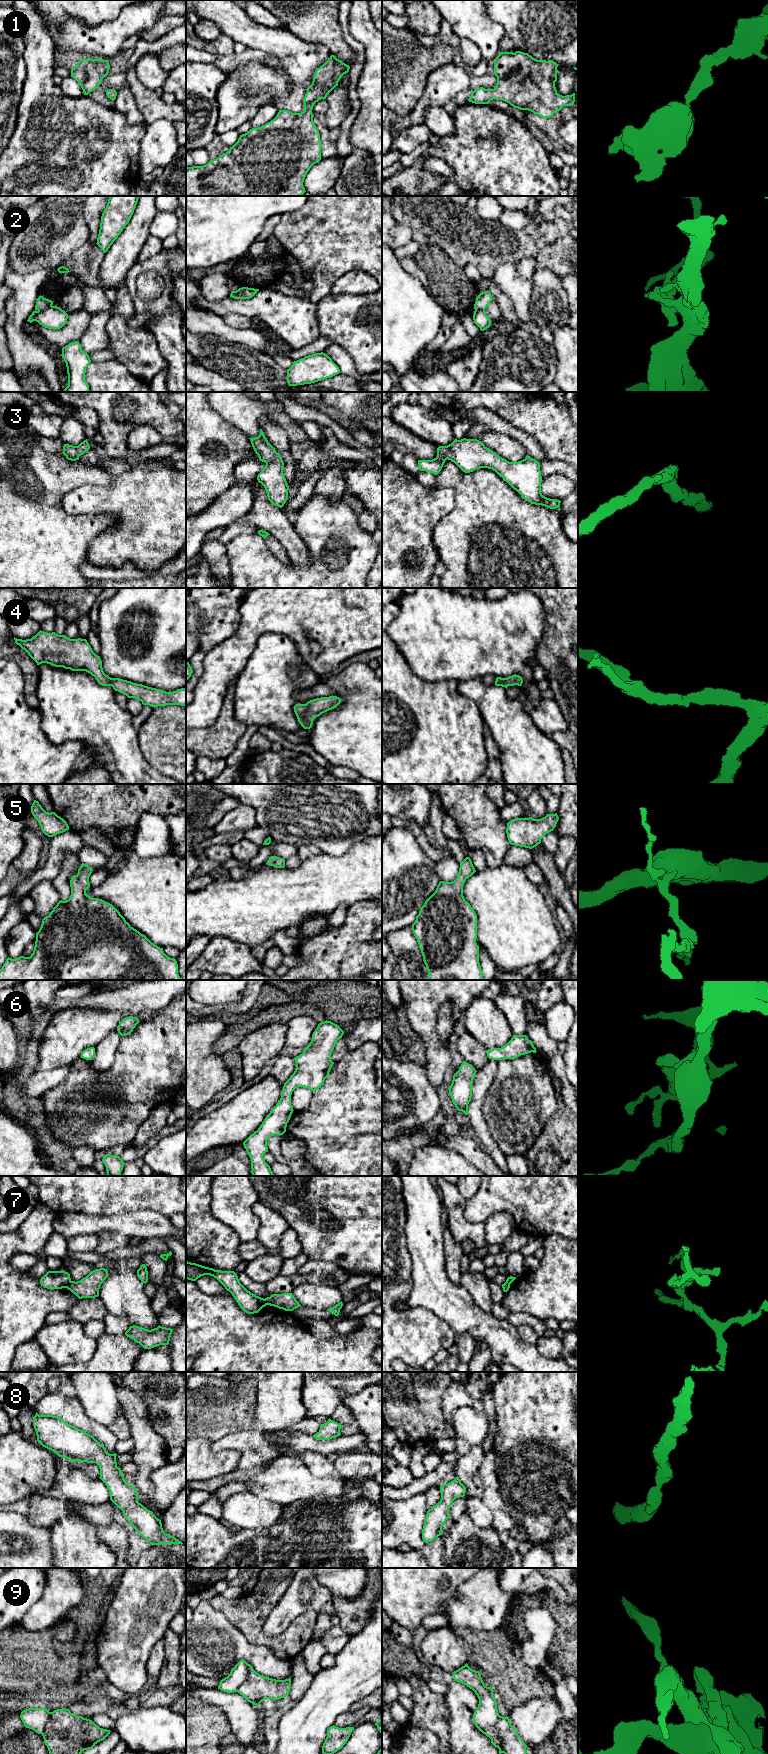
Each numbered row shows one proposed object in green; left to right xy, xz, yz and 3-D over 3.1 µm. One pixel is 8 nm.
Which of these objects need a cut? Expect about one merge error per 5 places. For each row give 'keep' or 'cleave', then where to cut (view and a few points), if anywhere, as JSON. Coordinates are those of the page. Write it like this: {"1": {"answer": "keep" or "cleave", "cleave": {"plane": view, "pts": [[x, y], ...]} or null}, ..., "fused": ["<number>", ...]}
{"1": {"answer": "keep", "cleave": null}, "2": {"answer": "cleave", "cleave": {"plane": "xy", "pts": [[51, 305], [38, 310]]}}, "3": {"answer": "keep", "cleave": null}, "4": {"answer": "keep", "cleave": null}, "5": {"answer": "keep", "cleave": null}, "6": {"answer": "keep", "cleave": null}, "7": {"answer": "cleave", "cleave": {"plane": "xy", "pts": [[71, 1281], [66, 1287]]}}, "8": {"answer": "keep", "cleave": null}, "9": {"answer": "cleave", "cleave": {"plane": "xz", "pts": [[247, 1663], [247, 1677], [236, 1691]]}}, "fused": ["2", "7", "9"]}

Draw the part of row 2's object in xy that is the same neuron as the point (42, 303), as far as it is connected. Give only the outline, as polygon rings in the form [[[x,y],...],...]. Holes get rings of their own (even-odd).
[[[39,296],[35,305],[36,310],[44,310],[53,305],[53,301],[44,298],[43,296]]]

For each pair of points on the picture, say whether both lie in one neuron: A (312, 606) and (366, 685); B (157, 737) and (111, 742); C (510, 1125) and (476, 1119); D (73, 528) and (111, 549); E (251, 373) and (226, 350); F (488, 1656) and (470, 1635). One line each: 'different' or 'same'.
A: different
B: different
C: different
D: different
E: same
F: same

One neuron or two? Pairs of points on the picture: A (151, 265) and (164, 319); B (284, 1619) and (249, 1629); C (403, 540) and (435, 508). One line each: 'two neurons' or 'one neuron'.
A: one neuron
B: two neurons
C: one neuron

